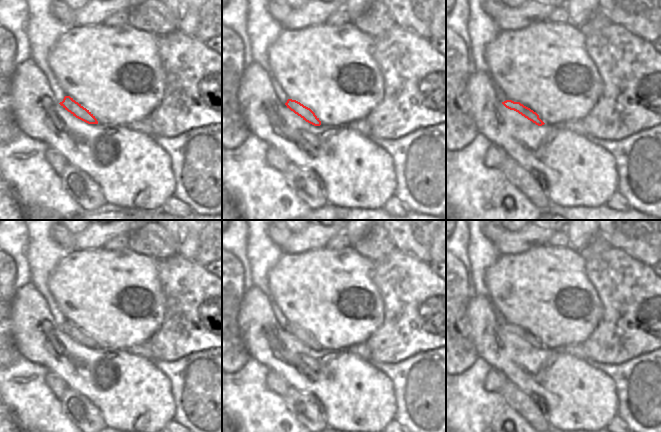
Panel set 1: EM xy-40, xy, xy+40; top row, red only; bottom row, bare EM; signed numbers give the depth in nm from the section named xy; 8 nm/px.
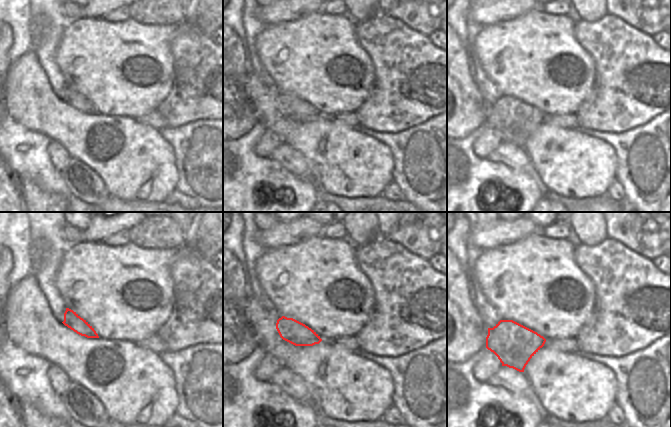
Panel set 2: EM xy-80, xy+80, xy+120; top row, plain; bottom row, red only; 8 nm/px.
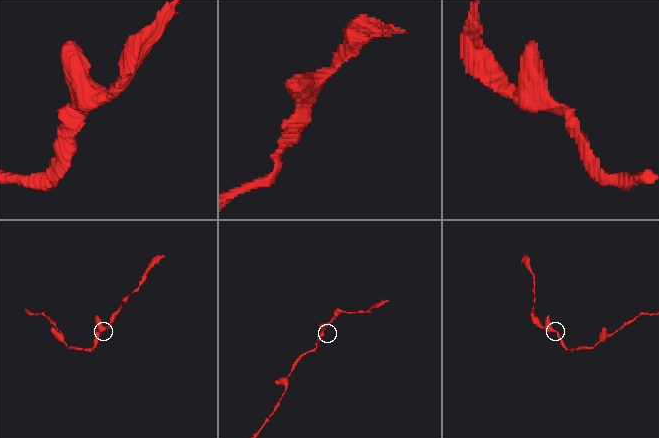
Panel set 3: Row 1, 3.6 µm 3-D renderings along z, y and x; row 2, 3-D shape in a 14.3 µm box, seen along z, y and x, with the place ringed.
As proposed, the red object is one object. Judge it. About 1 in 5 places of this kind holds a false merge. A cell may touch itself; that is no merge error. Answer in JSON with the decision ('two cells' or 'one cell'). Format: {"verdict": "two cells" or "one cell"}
{"verdict": "one cell"}

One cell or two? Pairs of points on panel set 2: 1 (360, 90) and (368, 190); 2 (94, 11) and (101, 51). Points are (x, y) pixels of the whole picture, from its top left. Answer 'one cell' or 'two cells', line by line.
1: two cells
2: two cells

